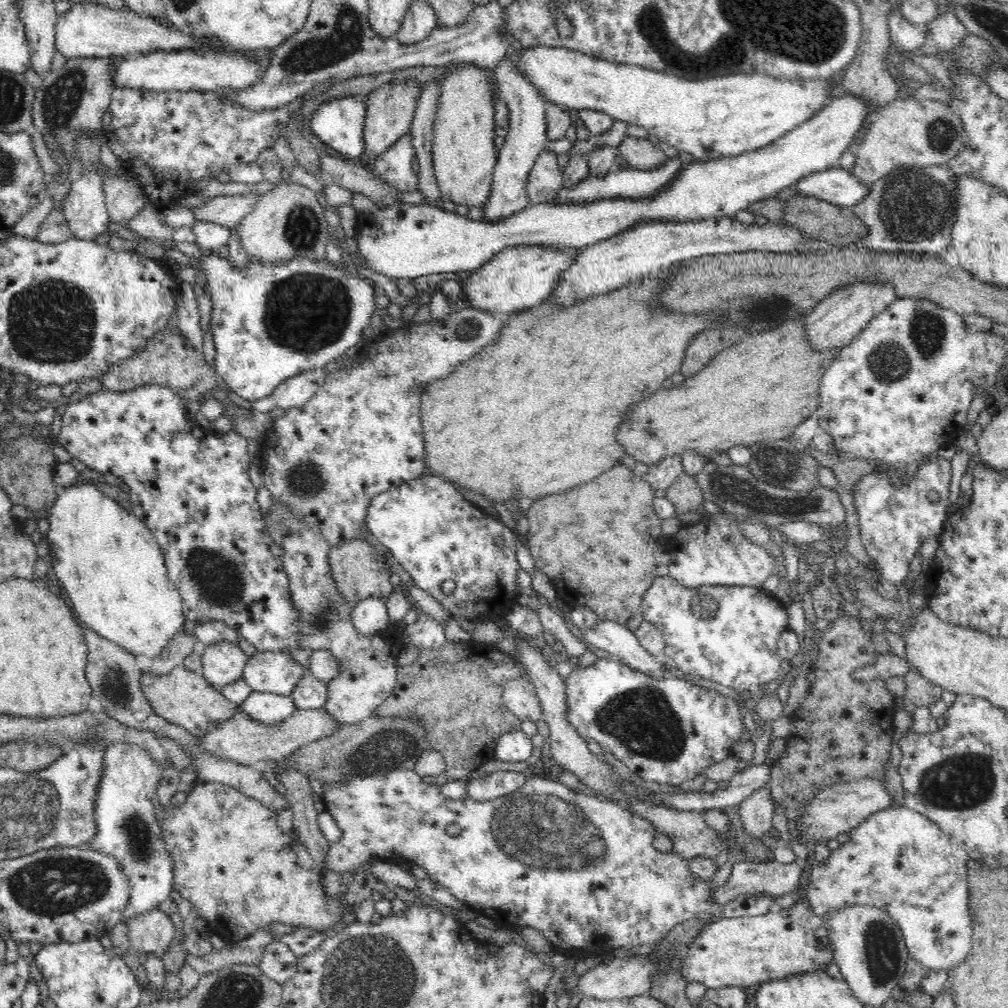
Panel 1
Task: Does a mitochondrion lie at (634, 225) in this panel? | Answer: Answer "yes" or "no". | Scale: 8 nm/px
no

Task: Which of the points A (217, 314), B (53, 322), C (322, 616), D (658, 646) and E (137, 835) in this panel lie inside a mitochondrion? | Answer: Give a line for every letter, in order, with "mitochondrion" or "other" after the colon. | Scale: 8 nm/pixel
A: other
B: mitochondrion
C: mitochondrion
D: other
E: mitochondrion

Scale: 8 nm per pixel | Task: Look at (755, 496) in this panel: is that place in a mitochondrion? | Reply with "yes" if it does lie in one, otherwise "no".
yes

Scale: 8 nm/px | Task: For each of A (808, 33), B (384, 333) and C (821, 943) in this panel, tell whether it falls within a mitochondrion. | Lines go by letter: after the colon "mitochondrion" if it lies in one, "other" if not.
A: mitochondrion
B: other
C: other

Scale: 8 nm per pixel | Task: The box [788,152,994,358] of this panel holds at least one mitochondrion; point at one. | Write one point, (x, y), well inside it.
(912, 205)

